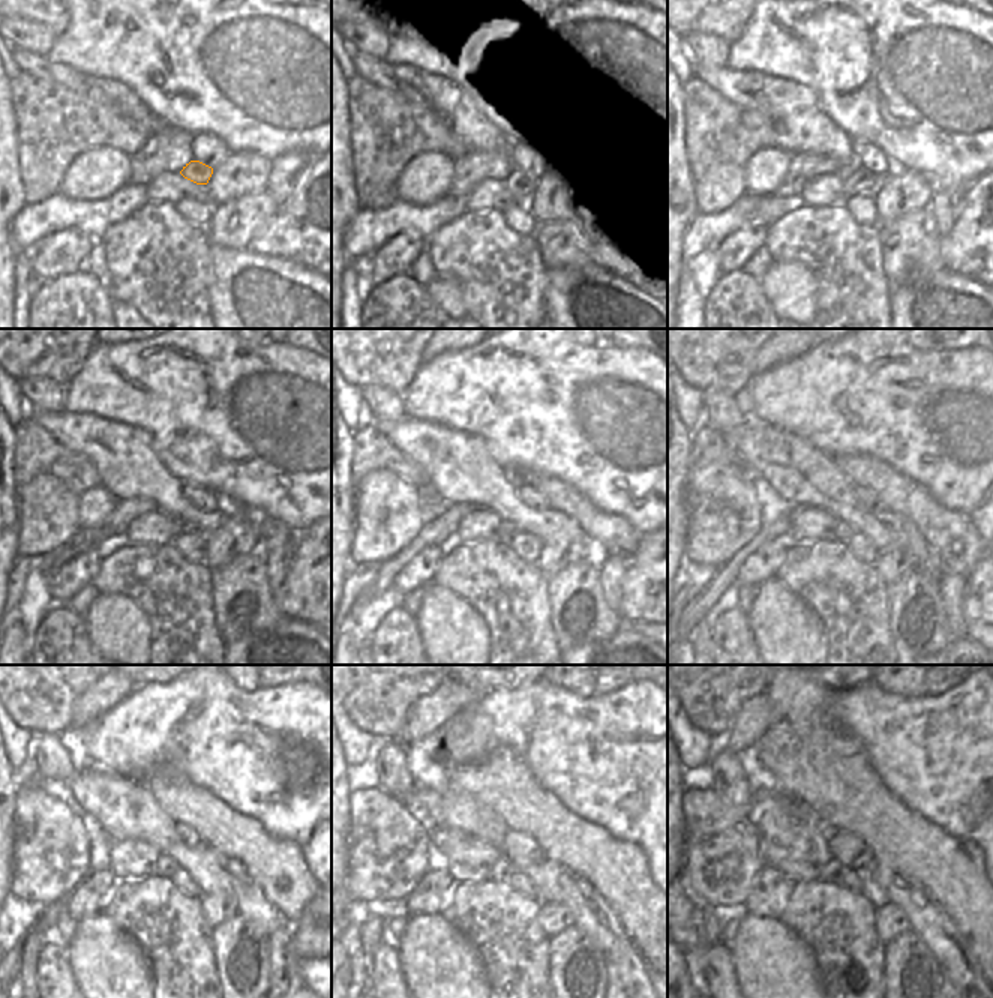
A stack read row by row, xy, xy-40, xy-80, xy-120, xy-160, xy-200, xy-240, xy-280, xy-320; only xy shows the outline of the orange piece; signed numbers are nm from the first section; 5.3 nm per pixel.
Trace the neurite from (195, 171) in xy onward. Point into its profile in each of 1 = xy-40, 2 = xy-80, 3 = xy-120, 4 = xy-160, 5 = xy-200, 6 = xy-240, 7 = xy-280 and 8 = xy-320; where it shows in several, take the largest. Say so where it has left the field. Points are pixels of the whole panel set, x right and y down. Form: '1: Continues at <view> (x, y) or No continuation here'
1: Continues at xy-40 (525, 179)
2: Continues at xy-80 (855, 179)
3: Continues at xy-120 (179, 526)
4: Continues at xy-160 (507, 530)
5: Continues at xy-200 (842, 532)
6: Continues at xy-240 (167, 866)
7: Continues at xy-280 (503, 869)
8: Continues at xy-320 (833, 872)

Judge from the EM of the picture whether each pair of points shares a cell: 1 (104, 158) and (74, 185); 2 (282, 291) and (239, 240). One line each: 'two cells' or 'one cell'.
1: one cell
2: two cells

